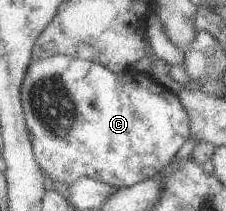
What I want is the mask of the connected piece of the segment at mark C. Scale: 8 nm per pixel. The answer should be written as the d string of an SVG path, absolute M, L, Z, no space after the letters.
M56 53L46 58L31 59L30 63L28 63L28 67L26 67L21 85L19 86L19 97L26 132L28 133L31 151L36 165L40 167L42 174L46 174L52 182L58 182L62 186L68 186L68 183L72 183L72 181L80 177L90 177L98 182L110 185L113 189L135 185L148 178L155 177L164 165L168 165L168 163L172 161L176 153L180 150L180 147L190 138L190 119L176 95L170 92L166 87L160 85L160 83L156 83L148 73L137 72L133 69L115 73L98 63L77 59L76 57L69 57L62 53Z

